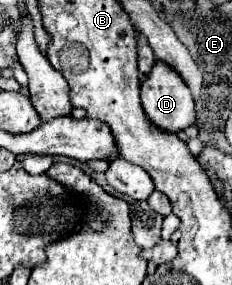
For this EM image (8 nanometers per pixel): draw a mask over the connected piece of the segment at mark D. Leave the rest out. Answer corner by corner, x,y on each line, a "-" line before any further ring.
154,63
148,79
142,83
140,99
142,99
142,107
144,107
144,113
150,119
150,123
166,133
186,131
188,127
192,127
196,123
194,101
188,91
188,85
182,83
182,79
176,75
176,71
168,71
168,67
164,67
164,63

